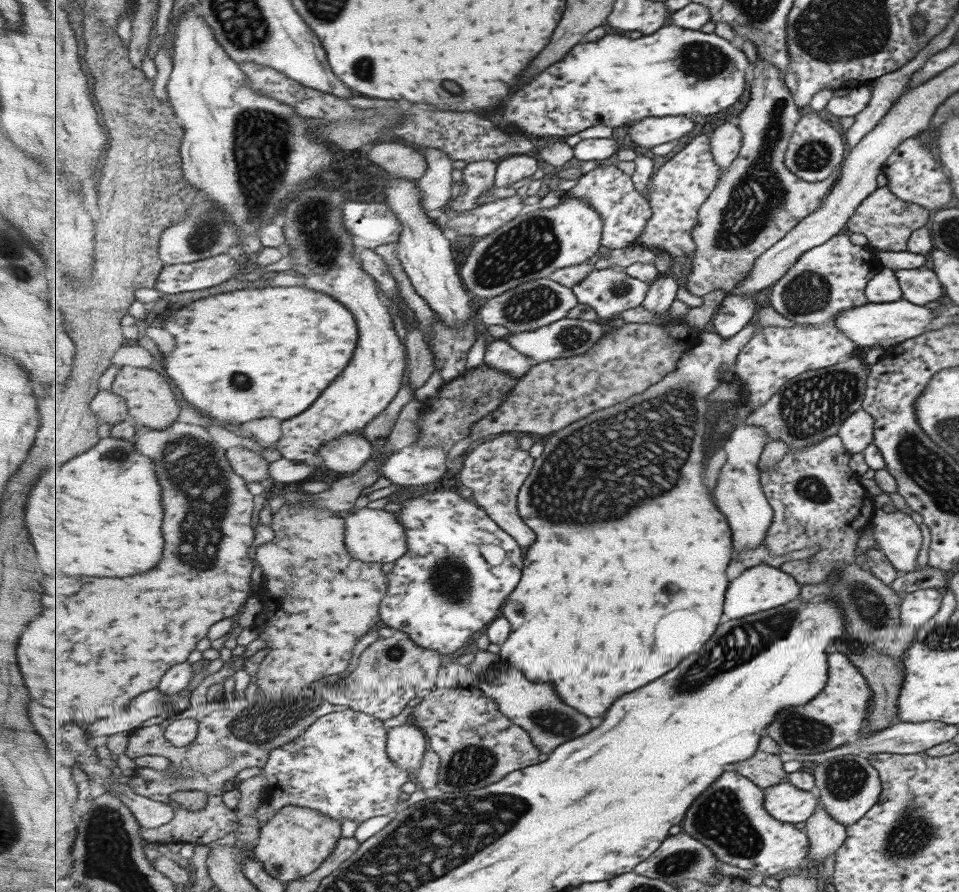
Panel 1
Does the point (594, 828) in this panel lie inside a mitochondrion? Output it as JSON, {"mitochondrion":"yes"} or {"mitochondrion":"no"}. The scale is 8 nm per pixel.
{"mitochondrion":"no"}

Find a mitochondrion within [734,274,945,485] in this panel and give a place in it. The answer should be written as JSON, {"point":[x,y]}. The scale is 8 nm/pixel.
{"point":[811,406]}

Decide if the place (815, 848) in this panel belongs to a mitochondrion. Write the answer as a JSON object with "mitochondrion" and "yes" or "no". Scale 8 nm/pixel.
{"mitochondrion":"no"}

